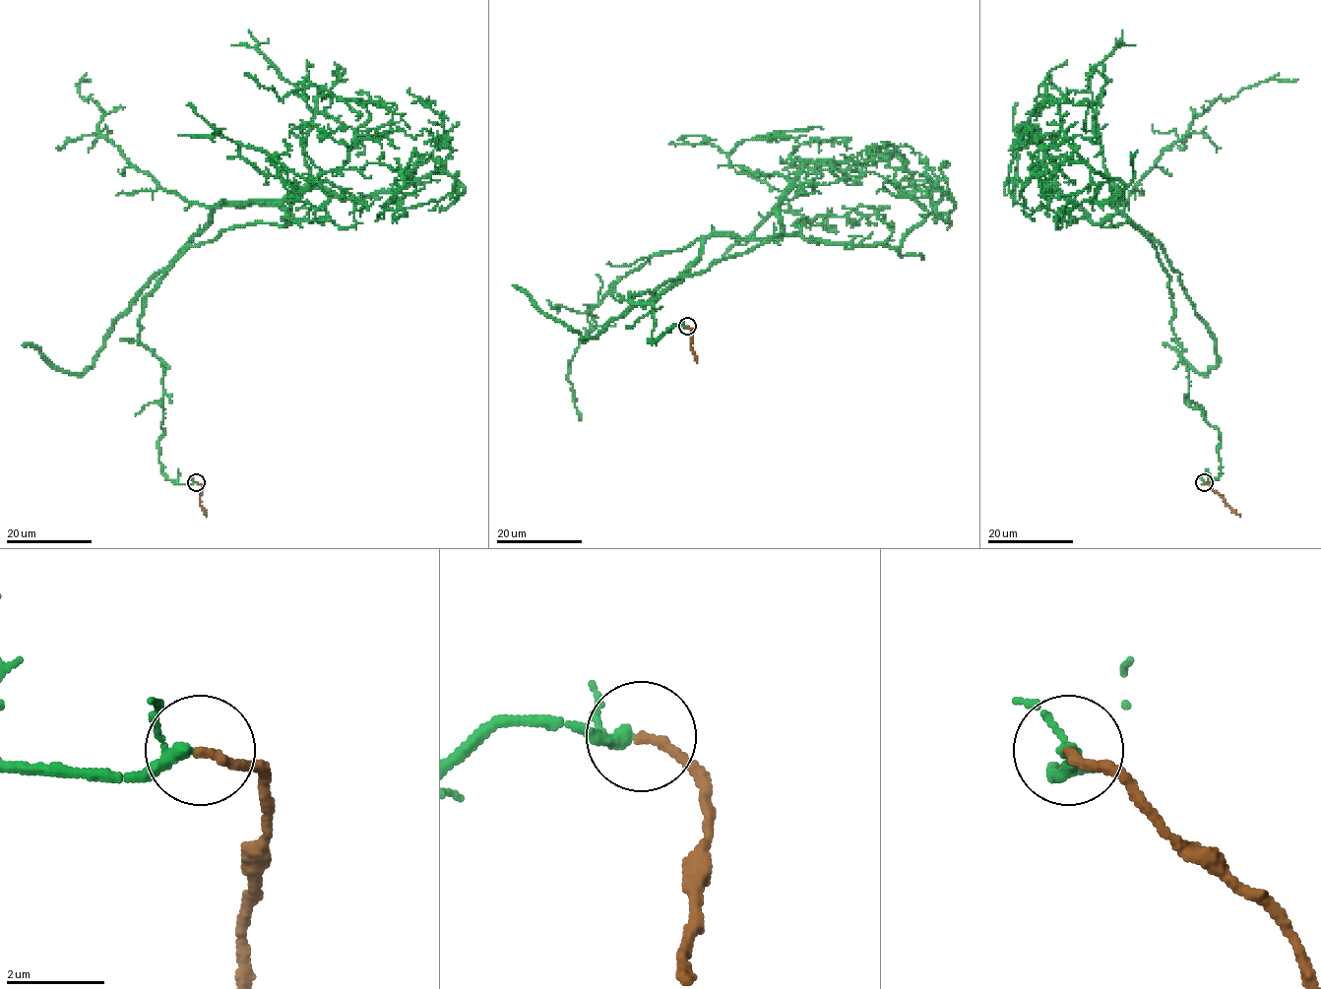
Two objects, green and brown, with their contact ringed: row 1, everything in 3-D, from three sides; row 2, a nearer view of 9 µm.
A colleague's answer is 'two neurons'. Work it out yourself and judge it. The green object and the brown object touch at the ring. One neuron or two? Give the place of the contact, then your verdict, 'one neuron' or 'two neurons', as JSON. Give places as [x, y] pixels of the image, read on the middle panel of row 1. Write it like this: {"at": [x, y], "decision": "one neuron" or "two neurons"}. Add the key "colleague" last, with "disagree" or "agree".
{"at": [687, 326], "decision": "one neuron", "colleague": "disagree"}

